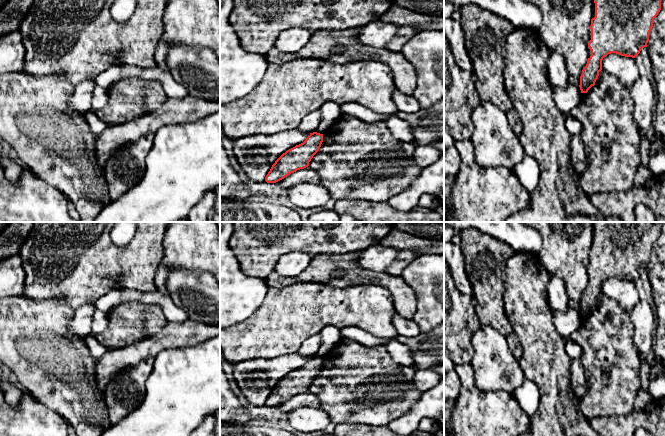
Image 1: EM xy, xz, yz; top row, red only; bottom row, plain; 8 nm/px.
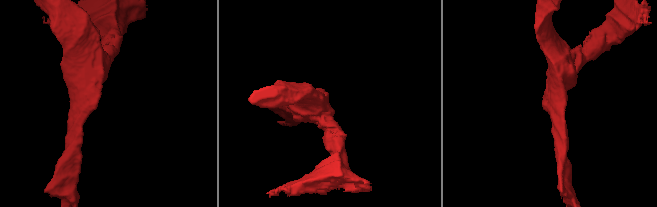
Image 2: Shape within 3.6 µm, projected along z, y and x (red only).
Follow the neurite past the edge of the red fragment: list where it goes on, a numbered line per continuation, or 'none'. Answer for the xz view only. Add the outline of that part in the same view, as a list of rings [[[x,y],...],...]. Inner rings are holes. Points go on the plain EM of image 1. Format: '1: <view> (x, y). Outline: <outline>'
none

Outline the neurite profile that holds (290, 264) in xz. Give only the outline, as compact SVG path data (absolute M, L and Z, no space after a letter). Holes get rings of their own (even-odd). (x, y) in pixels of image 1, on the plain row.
M296 250L282 255L275 264L274 271L282 277L295 277L309 265L311 258L302 251Z

